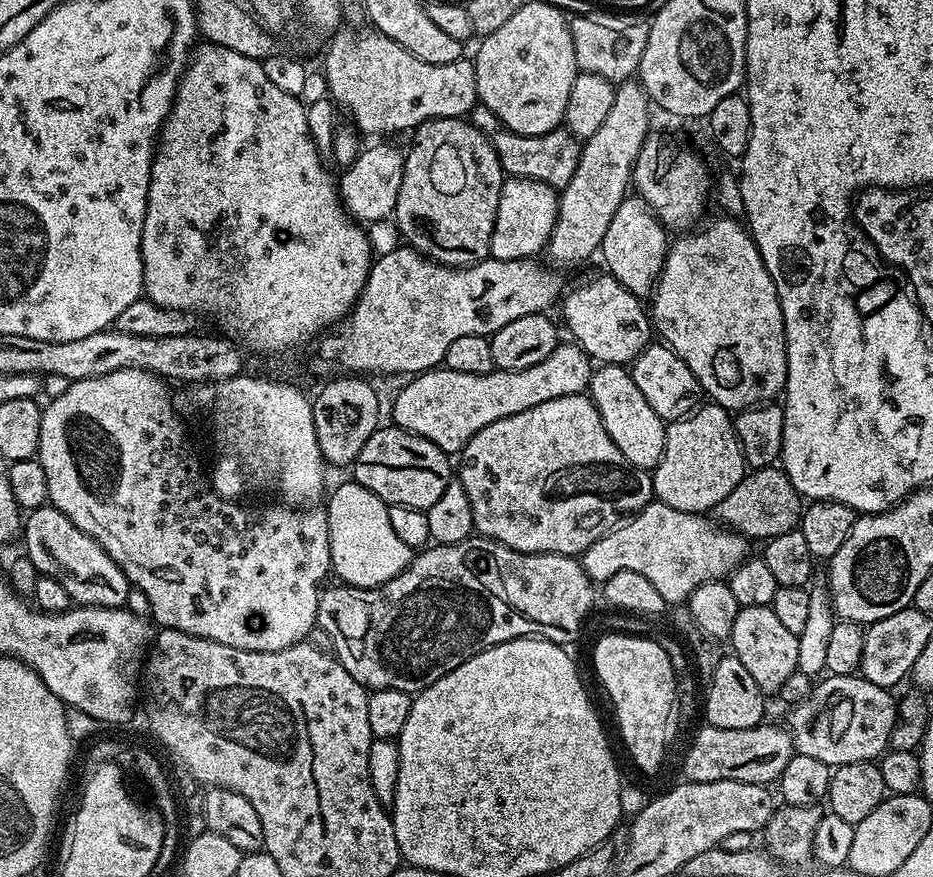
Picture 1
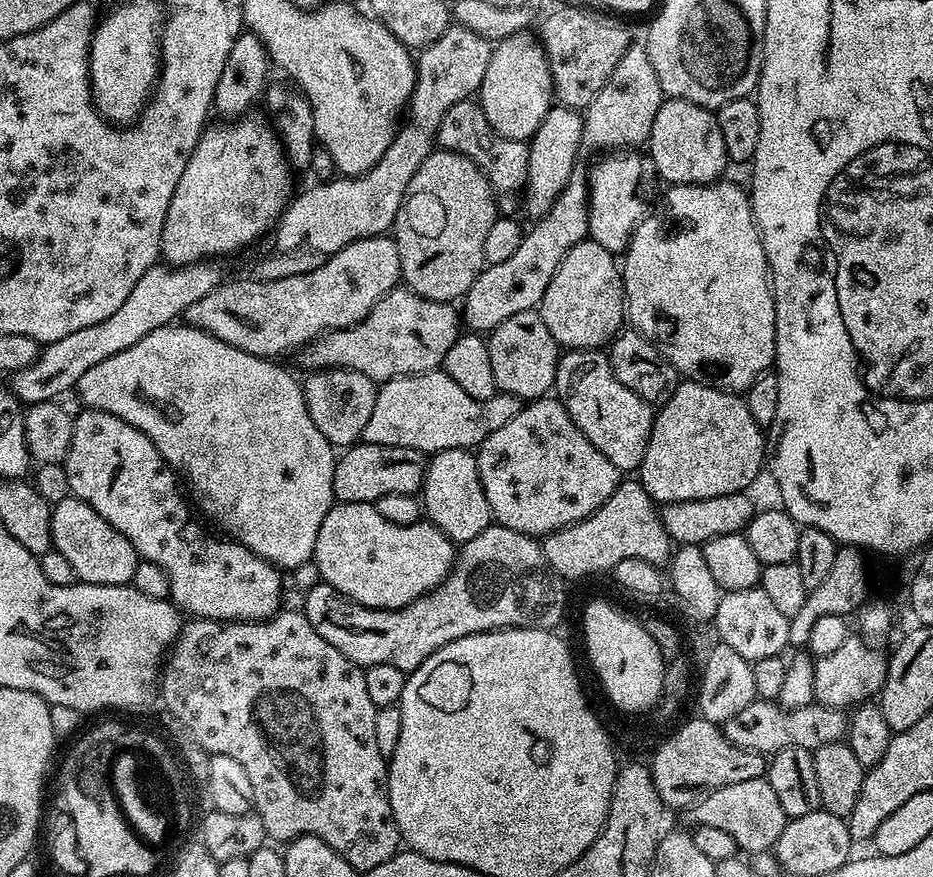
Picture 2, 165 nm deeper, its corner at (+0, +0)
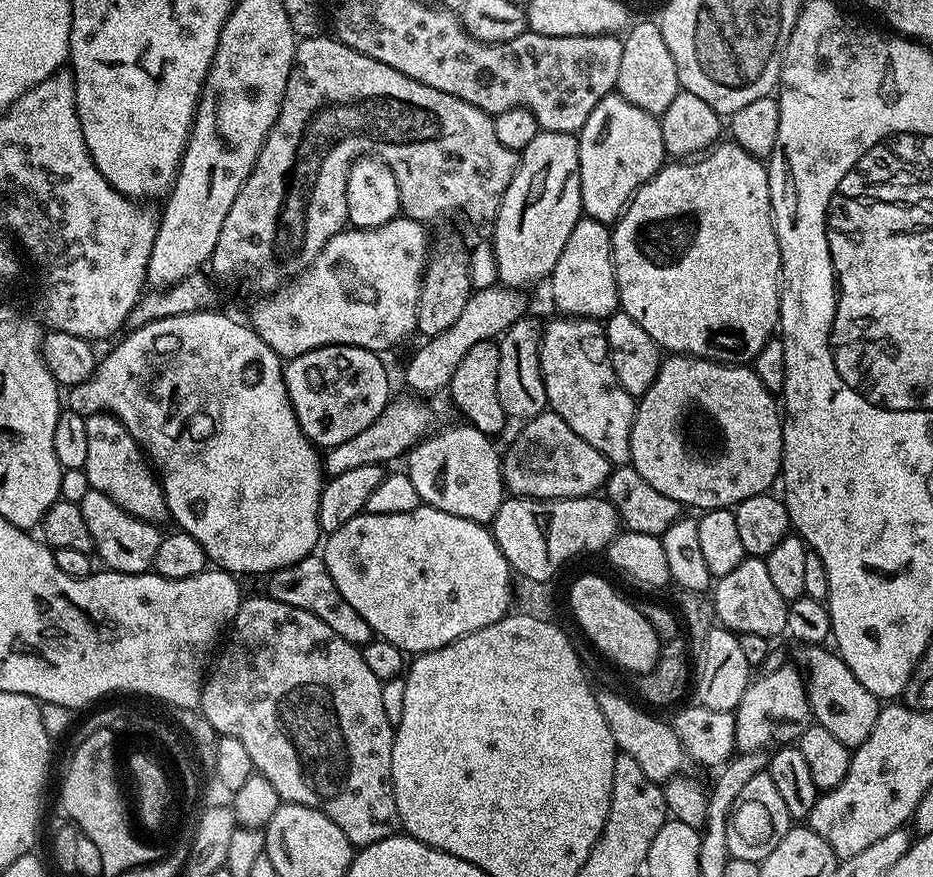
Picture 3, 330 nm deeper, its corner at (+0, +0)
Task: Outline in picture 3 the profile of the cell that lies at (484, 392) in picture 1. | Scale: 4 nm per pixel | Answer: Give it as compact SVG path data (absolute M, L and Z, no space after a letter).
M415 395L400 396L389 399L388 404L378 414L378 418L366 430L354 434L354 438L346 438L338 446L327 449L322 456L322 468L329 477L346 474L346 470L354 470L354 466L370 466L371 464L387 465L387 460L403 457L414 445L420 443L433 431L436 416L427 399Z

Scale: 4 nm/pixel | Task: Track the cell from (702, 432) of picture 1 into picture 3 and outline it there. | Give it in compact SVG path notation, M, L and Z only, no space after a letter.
M679 354L669 355L667 358L661 359L660 369L658 370L656 377L654 378L652 385L644 396L639 397L637 406L636 406L636 417L632 423L632 429L630 430L630 454L632 459L630 461L631 467L638 470L638 474L642 474L642 478L646 478L646 482L650 482L650 486L654 486L654 490L658 490L658 494L666 494L666 498L674 498L681 506L687 506L688 504L692 508L700 508L699 510L707 510L709 508L732 508L737 504L741 504L746 498L751 496L763 496L769 491L768 488L772 483L777 483L778 477L782 472L782 457L784 454L784 429L782 427L782 416L778 411L778 404L774 401L773 393L768 392L764 386L762 386L758 374L752 371L751 367L742 365L742 364L719 364L716 360L704 360L700 356L681 356Z

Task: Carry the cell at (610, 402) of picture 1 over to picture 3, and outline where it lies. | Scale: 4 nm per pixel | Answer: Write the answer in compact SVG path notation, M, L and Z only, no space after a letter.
M556 318L543 325L540 334L540 369L548 395L548 408L556 412L594 450L598 450L613 466L624 466L632 459L630 454L630 430L636 417L637 401L618 382L608 360L608 343L604 337L604 324L598 320Z

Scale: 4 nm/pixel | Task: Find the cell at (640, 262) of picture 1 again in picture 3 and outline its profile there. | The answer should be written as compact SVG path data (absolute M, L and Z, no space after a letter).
M619 94L602 98L578 133L578 170L582 212L589 220L611 225L620 219L632 195L666 163L660 121L655 115L626 102Z

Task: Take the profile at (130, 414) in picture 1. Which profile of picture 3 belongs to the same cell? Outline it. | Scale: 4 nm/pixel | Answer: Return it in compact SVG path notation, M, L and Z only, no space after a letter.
M98 412L87 417L84 425L86 426L86 462L83 470L89 480L90 488L118 502L122 510L143 520L149 520L154 525L159 525L160 520L167 521L170 515L161 481L154 475L145 453L127 432L123 422L107 412Z

